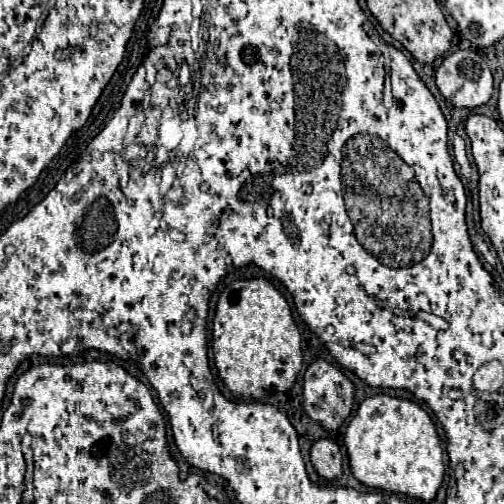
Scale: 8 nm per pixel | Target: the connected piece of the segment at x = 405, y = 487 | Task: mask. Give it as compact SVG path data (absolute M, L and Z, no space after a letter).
M391 395L365 399L345 431L345 447L355 479L367 487L433 501L445 475L443 447L431 417L413 401Z

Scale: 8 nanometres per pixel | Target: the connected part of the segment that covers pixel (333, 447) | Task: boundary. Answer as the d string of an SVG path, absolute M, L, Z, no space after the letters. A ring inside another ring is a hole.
M329 439L315 441L311 447L311 463L315 471L327 481L341 477L341 451L335 441Z

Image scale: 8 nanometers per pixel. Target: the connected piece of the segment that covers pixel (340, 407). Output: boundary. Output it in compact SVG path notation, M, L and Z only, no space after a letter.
M319 359L307 367L305 383L303 383L303 409L325 431L335 431L343 425L343 421L351 415L353 397L355 397L353 383L343 375L343 371L339 371L331 363Z

